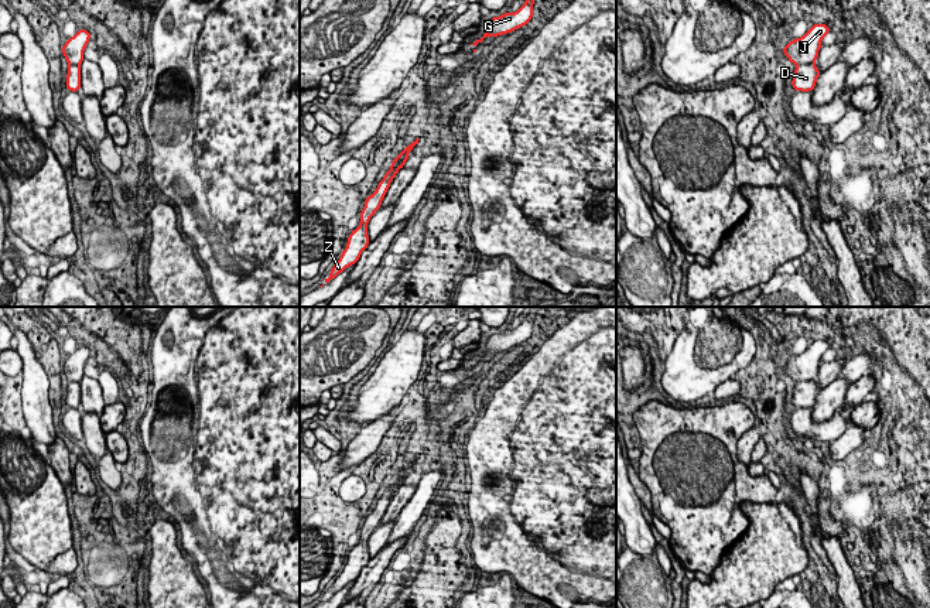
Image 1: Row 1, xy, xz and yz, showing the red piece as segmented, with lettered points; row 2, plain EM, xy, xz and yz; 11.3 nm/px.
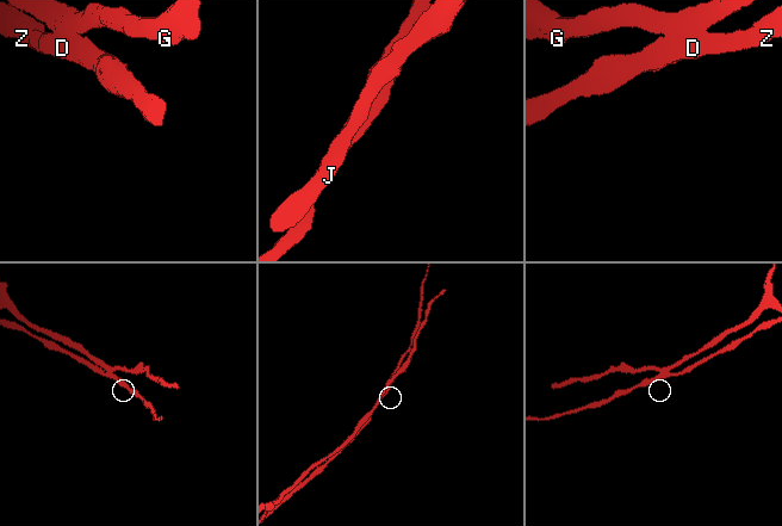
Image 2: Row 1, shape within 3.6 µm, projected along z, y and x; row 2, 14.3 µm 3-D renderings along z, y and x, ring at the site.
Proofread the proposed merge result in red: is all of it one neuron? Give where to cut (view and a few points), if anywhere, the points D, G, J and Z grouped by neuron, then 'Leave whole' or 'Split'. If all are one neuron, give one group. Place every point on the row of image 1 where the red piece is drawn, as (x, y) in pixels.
Split along xz (403, 152), (403, 160), (390, 170). Groups: D Z / G J. Split

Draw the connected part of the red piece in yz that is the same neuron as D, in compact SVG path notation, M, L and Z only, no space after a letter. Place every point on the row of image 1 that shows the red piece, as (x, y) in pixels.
M803 64L797 65L793 74L791 86L801 92L814 90L817 78L821 72L817 69L814 64Z

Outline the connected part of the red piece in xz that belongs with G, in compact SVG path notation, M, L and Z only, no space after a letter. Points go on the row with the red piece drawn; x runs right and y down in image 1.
M526 0L524 4L514 13L505 13L499 17L492 17L488 23L486 33L481 40L476 40L471 45L478 45L486 37L498 37L507 33L512 33L517 28L526 25L533 17L533 4L534 0Z

